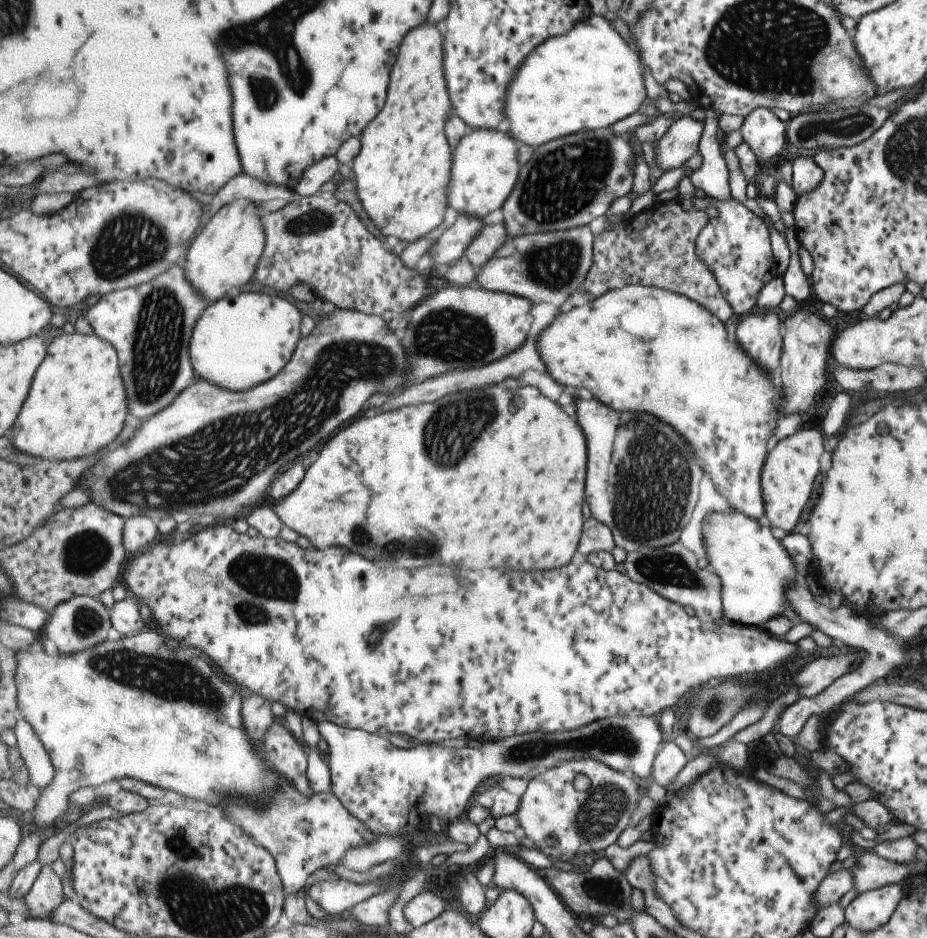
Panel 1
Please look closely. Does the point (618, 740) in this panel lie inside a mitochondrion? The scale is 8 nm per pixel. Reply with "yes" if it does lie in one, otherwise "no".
yes

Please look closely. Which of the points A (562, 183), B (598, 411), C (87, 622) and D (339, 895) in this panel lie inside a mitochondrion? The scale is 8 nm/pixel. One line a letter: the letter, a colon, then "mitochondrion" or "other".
A: mitochondrion
B: other
C: mitochondrion
D: other

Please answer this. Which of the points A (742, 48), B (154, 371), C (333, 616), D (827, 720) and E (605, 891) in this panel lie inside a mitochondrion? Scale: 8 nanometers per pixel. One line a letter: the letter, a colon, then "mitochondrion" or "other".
A: mitochondrion
B: mitochondrion
C: other
D: other
E: mitochondrion

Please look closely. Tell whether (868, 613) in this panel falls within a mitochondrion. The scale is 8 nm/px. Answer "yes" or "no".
no

